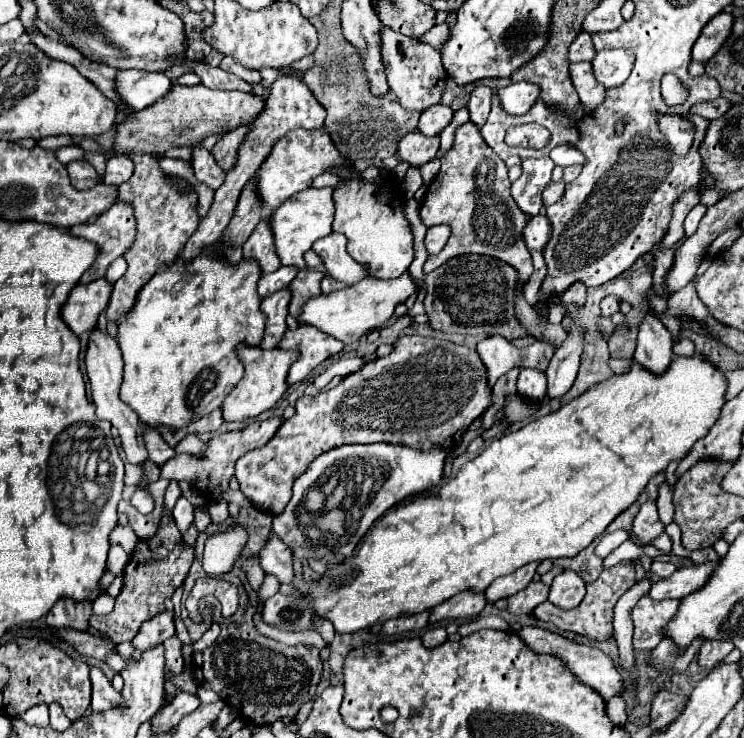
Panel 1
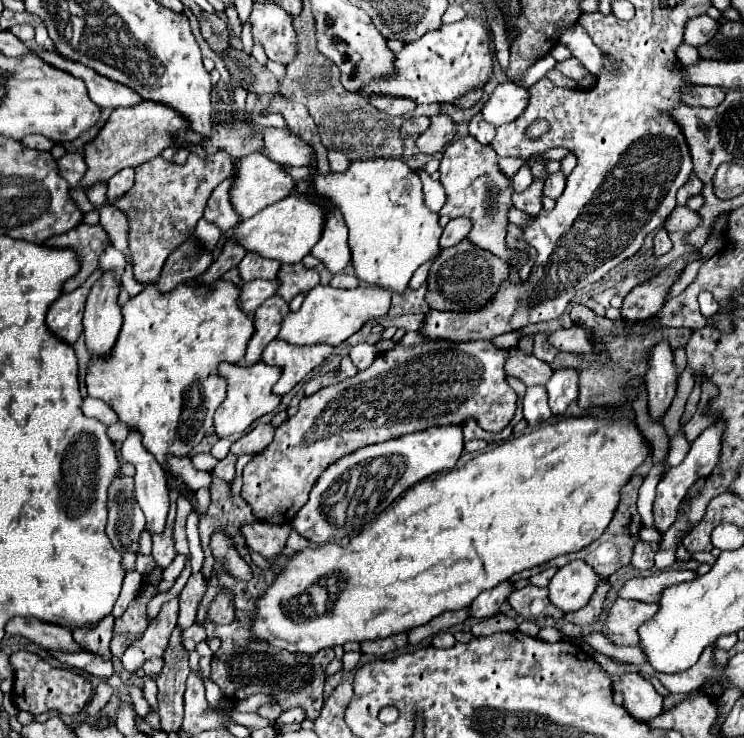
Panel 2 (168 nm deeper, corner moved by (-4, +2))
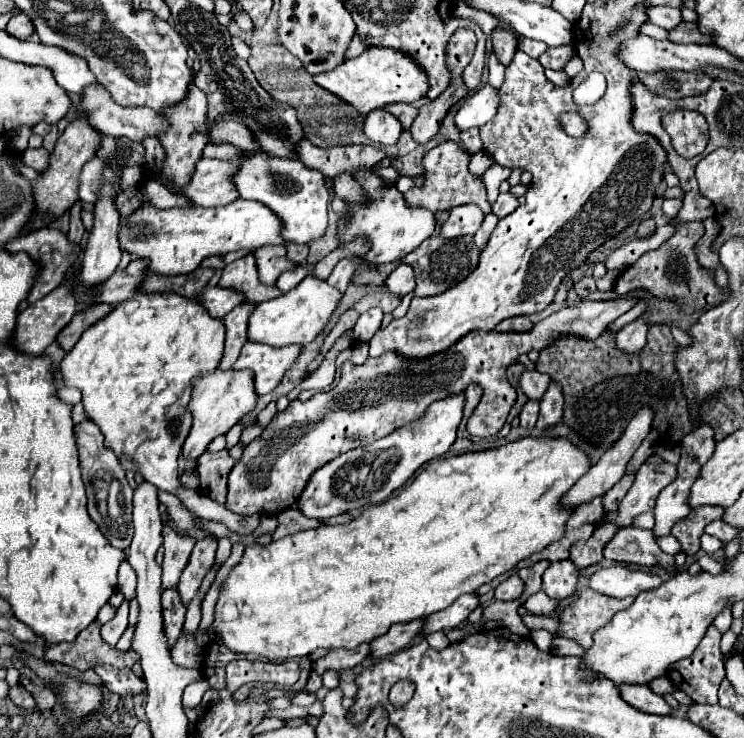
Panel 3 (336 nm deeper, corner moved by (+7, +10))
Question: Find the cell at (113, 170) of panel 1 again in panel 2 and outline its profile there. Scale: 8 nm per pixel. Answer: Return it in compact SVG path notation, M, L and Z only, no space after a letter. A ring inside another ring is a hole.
M122 169L108 179L108 205L114 205L134 185L134 169Z

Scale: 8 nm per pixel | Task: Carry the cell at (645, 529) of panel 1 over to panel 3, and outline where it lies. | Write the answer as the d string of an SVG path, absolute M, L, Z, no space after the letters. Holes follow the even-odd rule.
M661 461L659 465L643 463L641 469L637 471L635 483L631 485L631 489L627 491L627 495L619 505L619 517L615 523L627 527L631 525L633 517L637 517L639 513L653 511L659 491L667 487L675 477L677 477L675 463L667 463L667 461Z

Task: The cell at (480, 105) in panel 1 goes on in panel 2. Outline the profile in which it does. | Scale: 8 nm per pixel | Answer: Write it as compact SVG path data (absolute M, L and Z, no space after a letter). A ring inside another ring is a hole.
M478 113L478 115L470 121L470 135L472 135L476 141L480 141L482 145L490 145L492 139L494 139L494 135L496 135L496 127L488 125L488 123L482 119L482 115Z

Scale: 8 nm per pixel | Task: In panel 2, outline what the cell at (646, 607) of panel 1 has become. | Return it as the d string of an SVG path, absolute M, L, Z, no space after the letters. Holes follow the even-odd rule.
M616 599L610 607L602 633L614 645L638 645L638 627L654 617L658 611L658 603L640 603L640 601L626 601Z

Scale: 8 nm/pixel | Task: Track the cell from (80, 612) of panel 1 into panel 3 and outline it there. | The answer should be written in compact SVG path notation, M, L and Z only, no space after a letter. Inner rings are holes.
M93 621L87 629L83 629L75 637L75 641L49 645L45 649L45 659L71 665L79 671L91 669L91 665L97 665L97 663L107 663L117 669L131 669L133 663L139 661L139 655L133 649L119 651L111 647L101 639L99 629L101 629L101 623Z

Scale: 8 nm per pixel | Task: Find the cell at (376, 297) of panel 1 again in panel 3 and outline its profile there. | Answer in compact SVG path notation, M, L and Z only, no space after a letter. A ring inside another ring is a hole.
M307 275L289 293L257 305L257 309L249 317L249 341L267 343L273 347L283 347L293 343L301 343L301 345L311 343L325 329L325 325L329 323L329 319L333 317L341 301L343 301L343 293L339 293L327 281L315 275Z

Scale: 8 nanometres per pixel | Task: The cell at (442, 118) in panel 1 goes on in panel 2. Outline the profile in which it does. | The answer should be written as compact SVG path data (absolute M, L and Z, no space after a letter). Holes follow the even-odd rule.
M410 117L404 121L404 127L400 127L400 137L418 137L430 127L428 117Z

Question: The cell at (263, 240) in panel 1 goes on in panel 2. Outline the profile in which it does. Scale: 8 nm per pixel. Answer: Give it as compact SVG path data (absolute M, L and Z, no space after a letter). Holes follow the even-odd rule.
M246 253L246 257L238 265L238 273L244 283L254 279L276 279L278 269L280 269L280 261L264 259L256 253Z

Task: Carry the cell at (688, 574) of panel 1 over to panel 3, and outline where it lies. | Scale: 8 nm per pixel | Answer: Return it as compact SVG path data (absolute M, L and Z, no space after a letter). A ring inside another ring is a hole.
M613 565L597 571L589 587L595 589L597 593L609 595L609 597L637 597L641 591L653 589L661 583L659 575L655 573L645 573L645 571L633 571L627 565Z

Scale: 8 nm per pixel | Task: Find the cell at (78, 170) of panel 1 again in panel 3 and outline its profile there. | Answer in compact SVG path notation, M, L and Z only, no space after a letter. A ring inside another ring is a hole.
M39 147L39 149L25 149L23 151L25 165L33 167L39 173L43 173L43 171L49 169L49 157L51 157L51 153L47 149L43 149L43 147Z

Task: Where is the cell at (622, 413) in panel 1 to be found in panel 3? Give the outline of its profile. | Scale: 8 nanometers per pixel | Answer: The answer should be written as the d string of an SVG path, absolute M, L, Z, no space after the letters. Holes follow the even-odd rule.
M521 437L517 441L511 441L507 445L501 445L497 449L485 449L485 451L469 451L453 457L433 459L423 467L407 487L399 491L399 495L391 495L387 501L379 505L369 505L357 519L345 523L345 525L321 525L319 529L301 531L277 541L271 541L269 545L251 545L245 549L241 561L233 567L231 575L221 587L221 595L217 599L215 607L215 621L211 625L211 631L217 633L223 643L237 653L255 653L263 655L267 659L291 659L291 657L303 657L313 653L317 647L337 649L347 647L355 649L357 645L365 641L373 641L375 637L381 637L389 631L393 623L407 623L419 617L429 617L435 611L441 611L449 607L457 597L477 591L483 583L489 583L497 575L513 569L519 561L527 559L533 553L539 553L541 549L549 547L551 543L559 541L565 535L567 521L573 517L575 507L563 505L563 495L577 483L579 477L583 477L591 469L591 459L583 449L573 445L567 437Z

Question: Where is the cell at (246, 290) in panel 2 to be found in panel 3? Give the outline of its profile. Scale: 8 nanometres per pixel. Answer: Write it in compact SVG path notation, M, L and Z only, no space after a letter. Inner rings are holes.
M209 287L201 295L201 303L205 305L205 309L217 319L223 319L229 311L233 311L243 301L245 301L245 295L229 287Z

